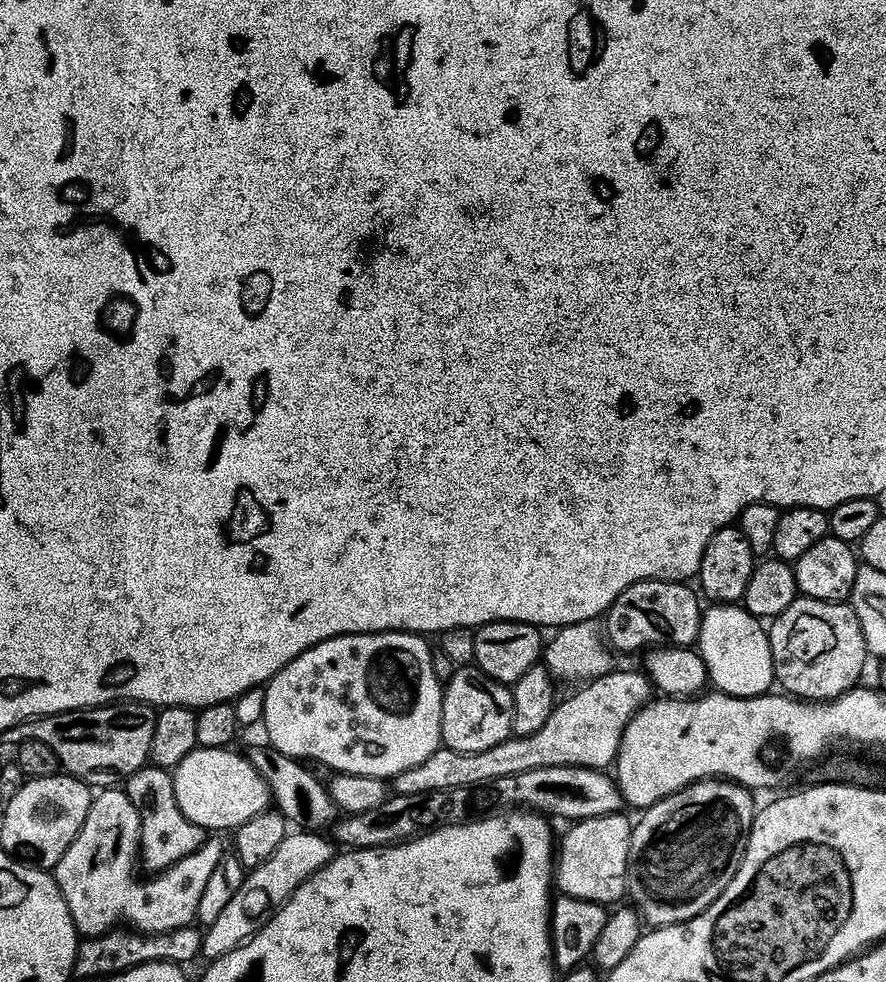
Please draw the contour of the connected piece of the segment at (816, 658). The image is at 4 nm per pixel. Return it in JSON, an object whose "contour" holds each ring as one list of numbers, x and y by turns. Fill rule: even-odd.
{"contour":[[797,595,796,600,782,610,782,614,772,617,766,631,772,655,772,674,775,683,781,684,787,695,809,702,823,702,834,700,861,683,860,675,864,672,864,663,870,660,870,653,858,614,852,609,851,603,838,600,822,602,818,598]]}

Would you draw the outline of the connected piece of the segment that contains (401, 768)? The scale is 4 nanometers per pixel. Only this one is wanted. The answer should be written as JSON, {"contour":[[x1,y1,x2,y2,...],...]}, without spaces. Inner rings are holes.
{"contour":[[351,632,345,636,326,638,298,654,278,674,268,679,263,685,264,690,264,719,262,729,268,735,267,743,278,749,282,754,293,756,301,762,324,762,332,768,333,773,349,772,350,774,366,774,391,778,418,766,418,762,426,762,434,750,441,747,440,723,442,722,442,698,444,690,442,681,434,674,432,665,432,648,427,644,423,635,414,632]]}

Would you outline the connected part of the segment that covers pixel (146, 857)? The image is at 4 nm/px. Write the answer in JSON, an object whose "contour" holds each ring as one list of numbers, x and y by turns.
{"contour":[[145,766,137,772,130,773,123,781,122,790,134,802,134,810,138,810,140,819,140,854,139,863,155,874,196,852,206,839,206,830,194,822,190,822,182,814,174,798,174,782,172,772,166,768]]}

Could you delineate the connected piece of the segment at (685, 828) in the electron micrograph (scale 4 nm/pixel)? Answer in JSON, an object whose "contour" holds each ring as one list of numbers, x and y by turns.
{"contour":[[713,778,710,780,700,780,696,784,686,786,674,794,670,794,666,798,654,802,649,808,643,809,639,813,640,821,637,819,632,825,630,850,628,851,628,870,626,873,626,896,634,905,636,911,640,913,645,925,652,928,664,928,668,924,686,922,690,918,702,914,702,910,706,910,712,905,714,898,718,898,718,894,722,894,722,890,726,890,726,886,730,886,730,878,734,878,734,874,738,874,738,866,744,857,752,824,756,820,758,804,752,801,752,796,753,793,749,789,743,788,741,784,736,784,732,780]]}

